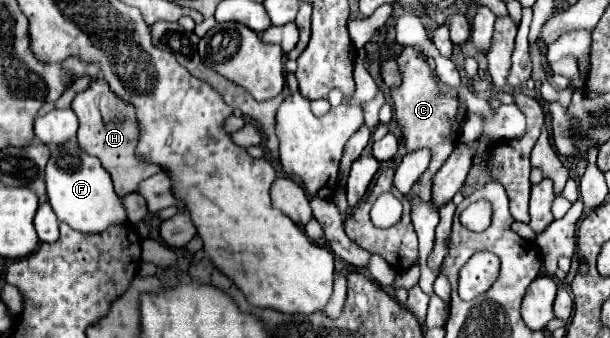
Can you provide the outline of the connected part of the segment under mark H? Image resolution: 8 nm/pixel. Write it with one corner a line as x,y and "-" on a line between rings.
97,79
91,83
89,89
81,91
75,99
71,109
75,111
75,115
79,117
79,131
77,131
77,139
79,139
79,147
89,153
99,157
101,165
105,167
105,171
111,175
113,185
115,185
115,193
129,195
137,189
137,185
155,175
161,173
159,165
153,163
145,163
139,161
135,157
135,145
137,145
137,135
139,135
139,127
137,127
137,119
135,119
135,109
117,99
111,89
107,87
105,79

